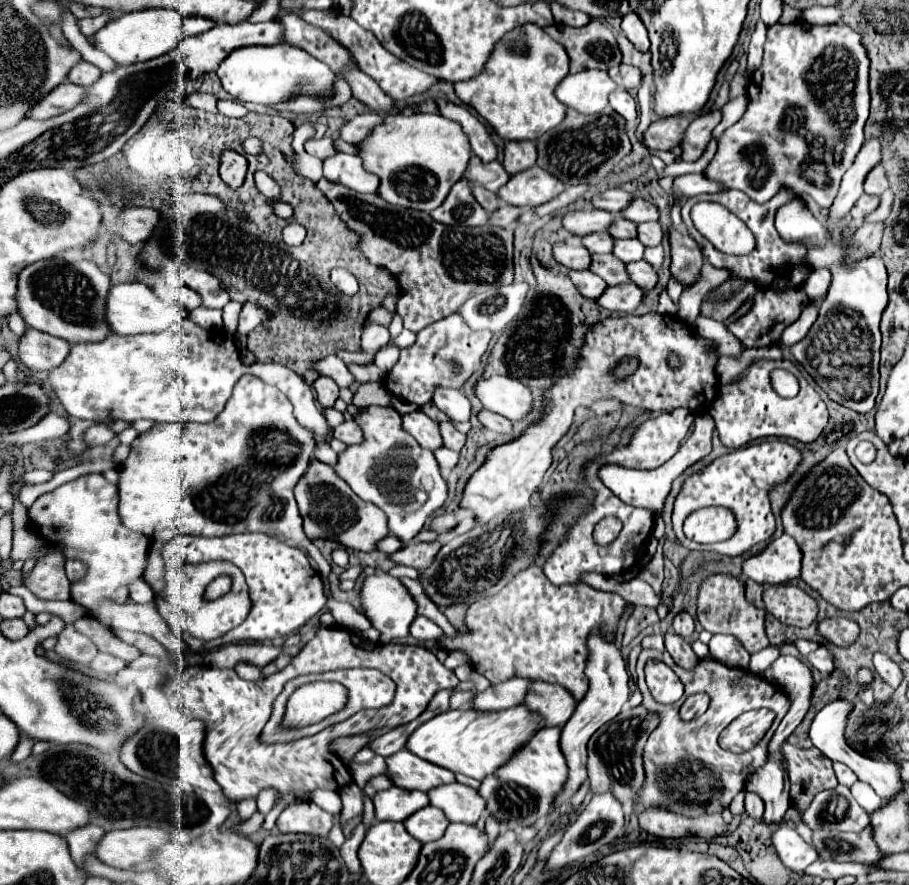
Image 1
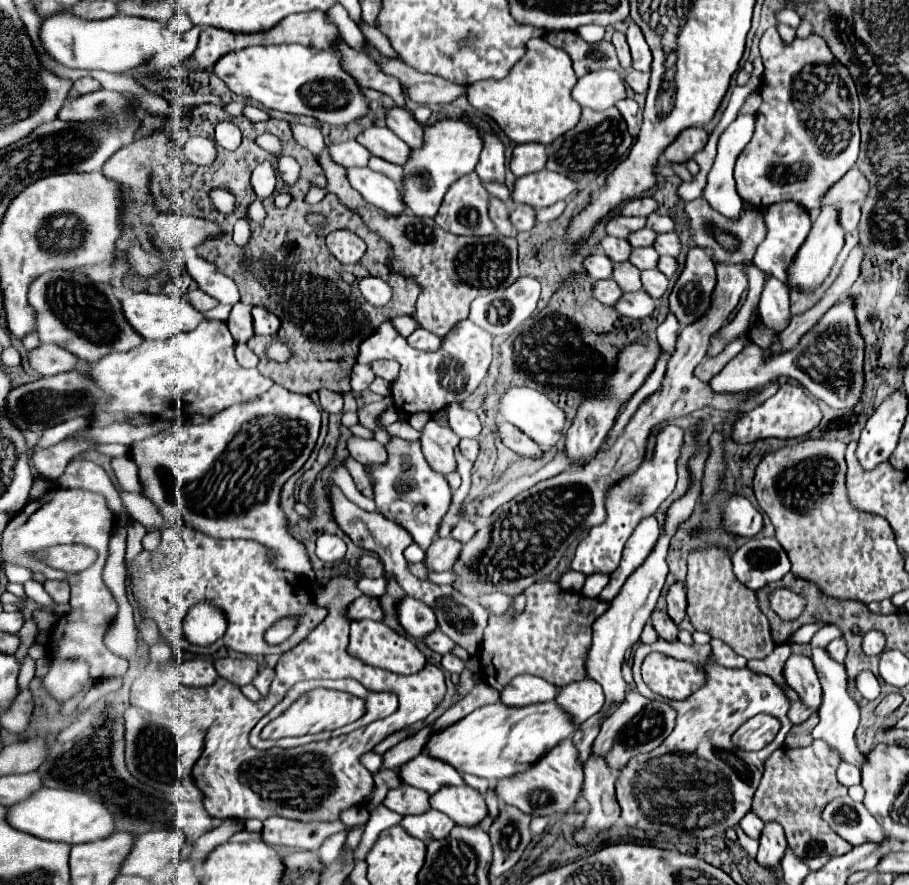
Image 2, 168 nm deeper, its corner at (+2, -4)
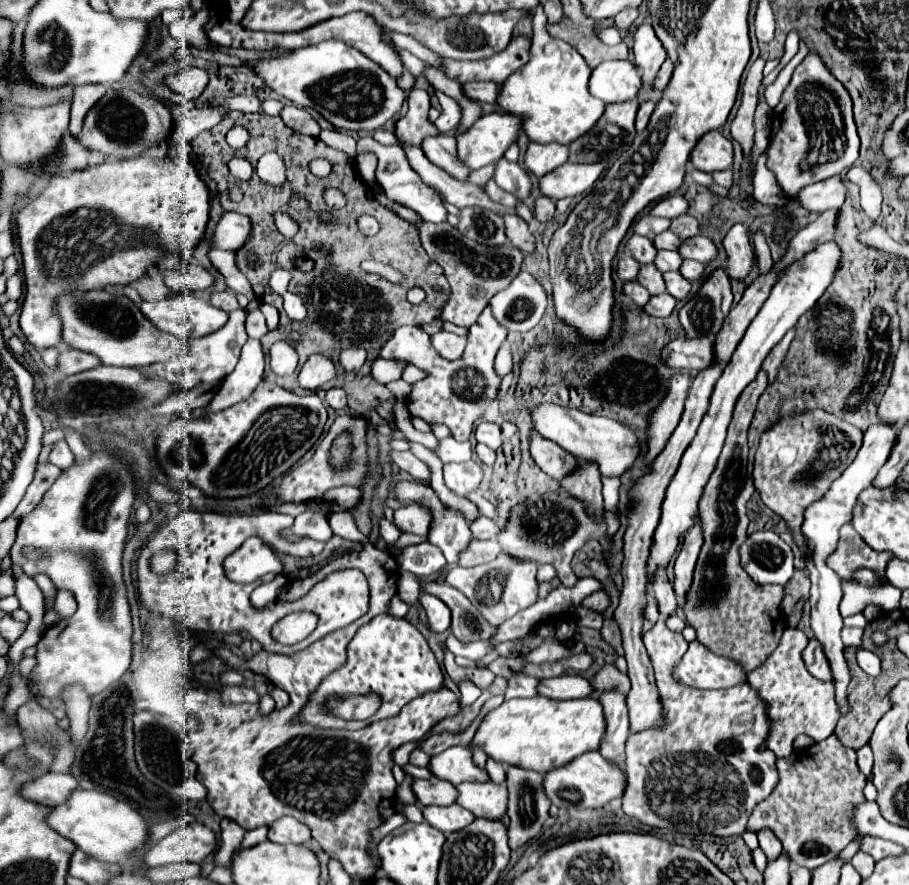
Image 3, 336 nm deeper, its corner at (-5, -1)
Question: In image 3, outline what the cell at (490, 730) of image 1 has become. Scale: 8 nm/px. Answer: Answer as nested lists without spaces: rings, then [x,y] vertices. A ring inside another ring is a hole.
[[[543,696],[513,698],[491,710],[477,728],[469,750],[481,748],[489,758],[503,766],[517,766],[523,770],[549,772],[551,768],[571,762],[575,756],[597,750],[603,736],[605,718],[603,706],[597,698],[551,700]]]

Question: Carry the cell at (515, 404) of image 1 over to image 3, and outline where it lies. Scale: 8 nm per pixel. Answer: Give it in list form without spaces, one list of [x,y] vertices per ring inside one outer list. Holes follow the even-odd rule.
[[[553,402],[531,404],[529,416],[531,416],[533,428],[541,436],[557,442],[563,450],[567,450],[567,452],[571,452],[579,458],[597,462],[603,476],[621,476],[627,468],[633,466],[635,458],[639,456],[639,446],[637,446],[635,434],[615,420],[593,416],[593,414],[581,412],[577,408],[559,406],[559,404],[553,404]]]

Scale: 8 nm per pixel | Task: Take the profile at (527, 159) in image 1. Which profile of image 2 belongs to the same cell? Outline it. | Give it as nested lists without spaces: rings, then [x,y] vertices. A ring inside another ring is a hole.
[[[524,143],[524,145],[516,145],[514,147],[514,155],[510,161],[510,171],[516,177],[528,175],[528,173],[536,173],[542,171],[546,165],[546,147],[540,143]]]

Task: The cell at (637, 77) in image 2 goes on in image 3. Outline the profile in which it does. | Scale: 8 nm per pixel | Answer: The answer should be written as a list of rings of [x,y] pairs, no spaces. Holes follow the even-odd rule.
[[[665,60],[665,64],[661,66],[661,70],[657,72],[657,76],[655,76],[653,84],[651,84],[655,92],[663,92],[663,88],[667,86],[667,82],[671,78],[671,72],[673,72],[673,64],[671,64],[671,60]]]

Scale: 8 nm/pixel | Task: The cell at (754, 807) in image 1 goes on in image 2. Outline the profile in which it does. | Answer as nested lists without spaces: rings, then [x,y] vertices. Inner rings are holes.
[[[748,813],[748,815],[744,815],[744,819],[740,821],[740,829],[742,829],[748,837],[752,837],[752,839],[760,839],[760,835],[762,835],[762,831],[764,831],[764,823],[762,823],[754,813]]]

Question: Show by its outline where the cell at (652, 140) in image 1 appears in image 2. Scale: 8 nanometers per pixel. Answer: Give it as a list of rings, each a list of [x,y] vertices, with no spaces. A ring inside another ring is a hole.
[[[702,127],[684,129],[678,139],[664,151],[668,163],[686,163],[708,143],[708,133]]]

